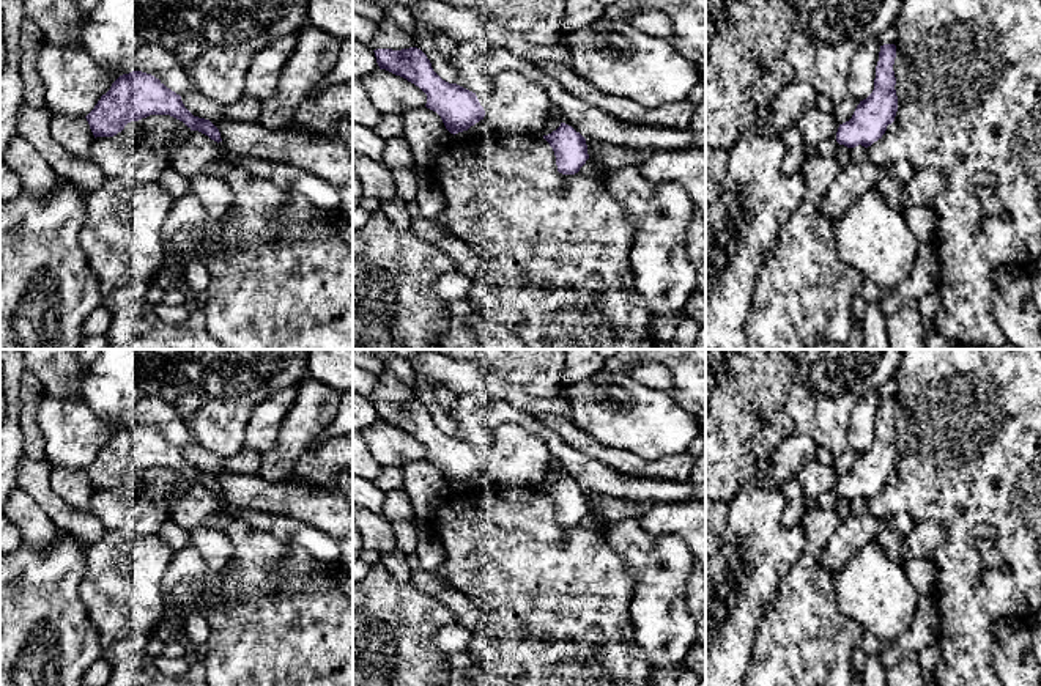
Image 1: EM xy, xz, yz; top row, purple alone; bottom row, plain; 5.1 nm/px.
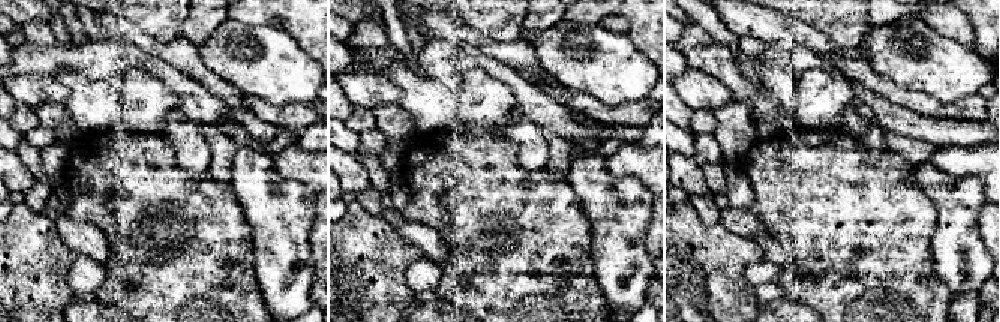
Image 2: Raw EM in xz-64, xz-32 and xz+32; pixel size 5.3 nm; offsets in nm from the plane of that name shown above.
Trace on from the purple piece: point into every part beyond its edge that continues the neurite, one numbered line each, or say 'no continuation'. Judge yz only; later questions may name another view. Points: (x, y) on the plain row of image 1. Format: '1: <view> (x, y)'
no continuation

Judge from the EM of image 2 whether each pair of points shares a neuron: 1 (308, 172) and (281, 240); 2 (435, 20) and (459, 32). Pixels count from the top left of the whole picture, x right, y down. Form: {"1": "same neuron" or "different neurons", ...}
{"1": "different neurons", "2": "same neuron"}

